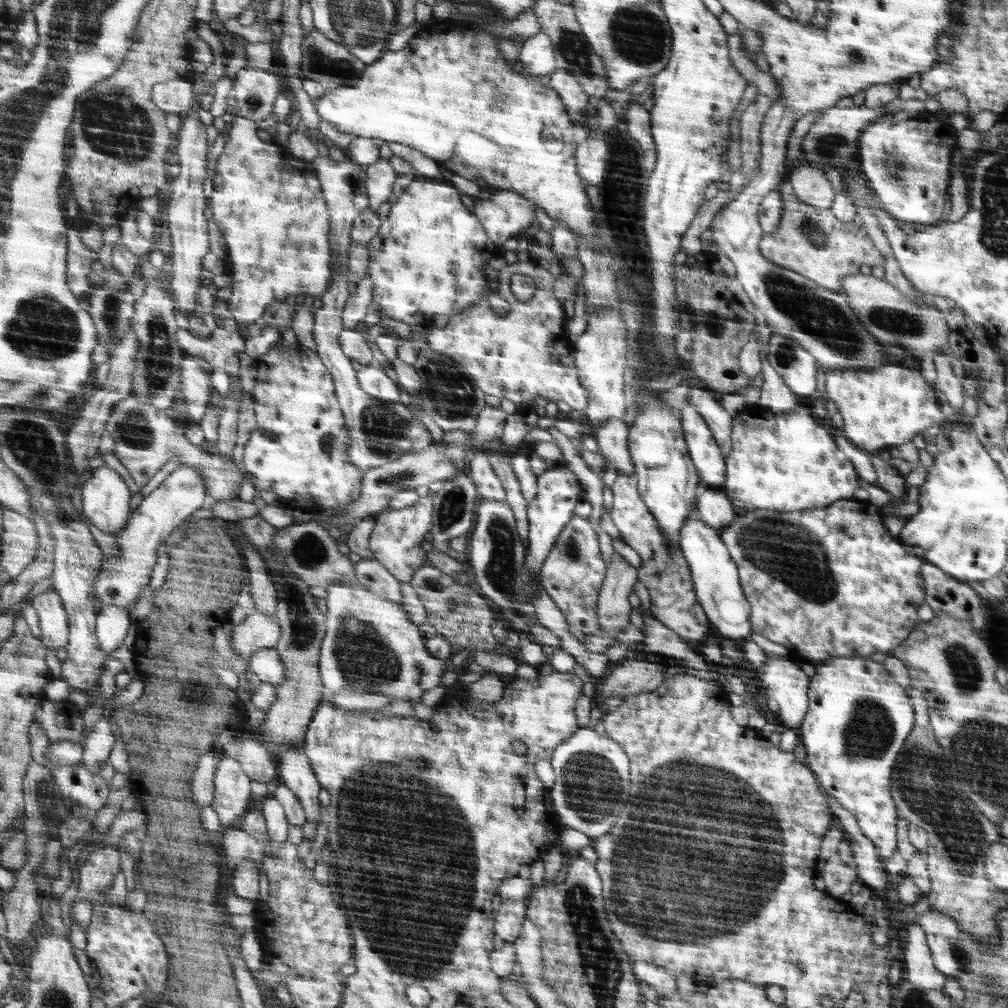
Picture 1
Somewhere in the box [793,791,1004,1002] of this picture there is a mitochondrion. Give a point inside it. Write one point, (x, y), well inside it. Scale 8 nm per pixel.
(960, 954)

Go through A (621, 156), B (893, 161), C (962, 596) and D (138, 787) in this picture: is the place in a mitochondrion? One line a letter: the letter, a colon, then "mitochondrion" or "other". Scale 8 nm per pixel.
A: mitochondrion
B: mitochondrion
C: other
D: other

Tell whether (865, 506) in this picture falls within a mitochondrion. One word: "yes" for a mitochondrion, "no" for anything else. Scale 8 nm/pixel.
no

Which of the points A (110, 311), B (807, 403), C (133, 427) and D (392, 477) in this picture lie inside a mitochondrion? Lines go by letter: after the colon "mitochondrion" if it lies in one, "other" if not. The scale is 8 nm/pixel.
A: mitochondrion
B: other
C: mitochondrion
D: mitochondrion

